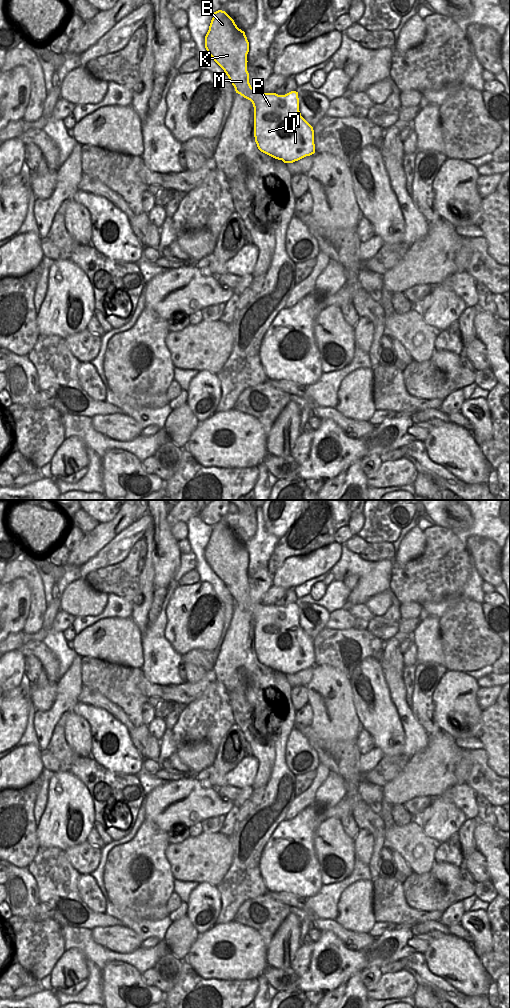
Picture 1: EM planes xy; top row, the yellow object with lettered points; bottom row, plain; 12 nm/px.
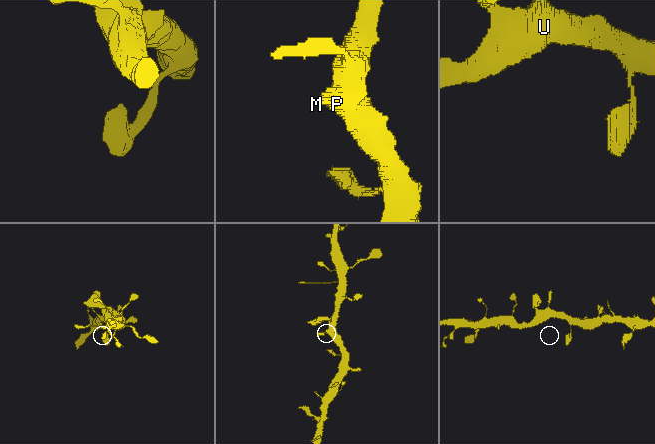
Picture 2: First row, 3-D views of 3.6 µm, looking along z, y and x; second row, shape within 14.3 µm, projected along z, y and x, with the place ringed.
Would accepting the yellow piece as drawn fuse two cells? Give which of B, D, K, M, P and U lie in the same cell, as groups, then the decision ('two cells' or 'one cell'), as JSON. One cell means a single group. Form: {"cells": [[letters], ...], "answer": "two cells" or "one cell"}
{"cells": [["B", "D", "K", "M", "P", "U"]], "answer": "one cell"}

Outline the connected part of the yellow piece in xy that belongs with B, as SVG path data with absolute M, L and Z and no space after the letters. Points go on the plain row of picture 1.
M222 522L212 525L205 560L213 572L224 582L236 605L250 612L254 619L254 649L258 661L284 675L293 675L315 665L313 639L301 628L298 604L285 607L255 603L249 595L247 566L249 554L245 544Z

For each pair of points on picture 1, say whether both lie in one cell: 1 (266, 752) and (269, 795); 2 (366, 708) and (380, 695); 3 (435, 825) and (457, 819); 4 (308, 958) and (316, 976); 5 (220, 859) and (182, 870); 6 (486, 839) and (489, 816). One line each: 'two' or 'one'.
1: two
2: one
3: one
4: one
5: one
6: two

